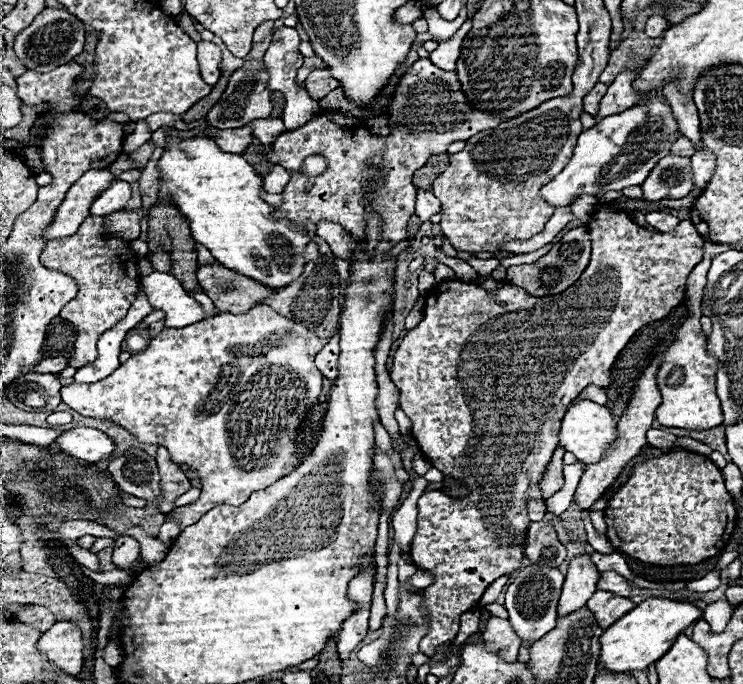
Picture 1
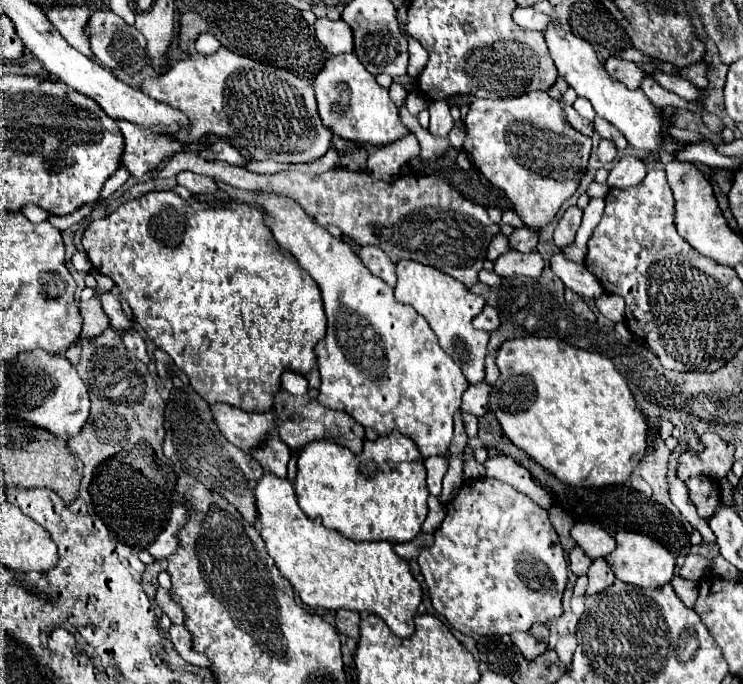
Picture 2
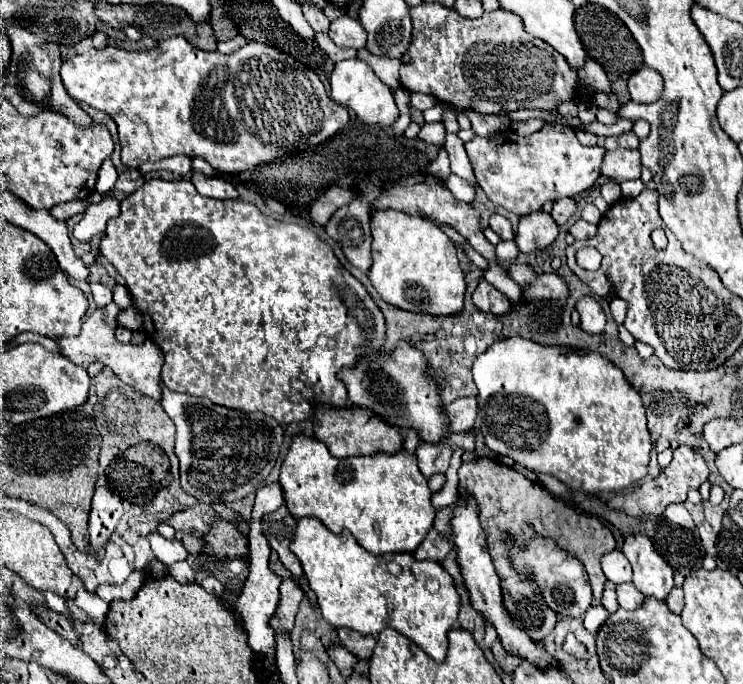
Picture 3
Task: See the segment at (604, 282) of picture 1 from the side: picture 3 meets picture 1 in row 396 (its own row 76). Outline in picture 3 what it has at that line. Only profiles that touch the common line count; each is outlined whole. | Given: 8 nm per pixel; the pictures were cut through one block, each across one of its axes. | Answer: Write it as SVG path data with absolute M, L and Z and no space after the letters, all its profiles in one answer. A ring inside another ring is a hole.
M418 4L410 8L412 18L412 44L410 56L412 64L400 68L400 84L410 92L422 92L436 96L440 102L454 104L458 108L472 108L480 114L508 114L520 108L540 108L556 110L560 102L572 100L576 96L576 72L568 68L564 56L560 56L552 46L528 36L522 28L522 20L508 12L484 12L480 18L464 18L454 8L444 8L440 4Z

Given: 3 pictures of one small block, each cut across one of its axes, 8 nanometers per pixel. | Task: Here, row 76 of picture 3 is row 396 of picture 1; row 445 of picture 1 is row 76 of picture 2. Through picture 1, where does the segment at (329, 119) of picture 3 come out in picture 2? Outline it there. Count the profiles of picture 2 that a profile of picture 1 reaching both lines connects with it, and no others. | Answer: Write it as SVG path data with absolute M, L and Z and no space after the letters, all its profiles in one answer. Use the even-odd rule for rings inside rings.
M220 48L216 54L200 54L194 52L190 58L176 62L164 74L156 78L144 78L140 84L140 92L146 96L168 104L186 114L188 126L182 126L176 132L176 140L198 142L202 138L224 136L238 142L240 148L248 150L254 160L274 160L274 162L312 162L326 154L332 144L332 130L326 128L320 120L314 86L306 78L298 78L284 68L276 68L272 64L254 62L240 54L230 52L228 48Z

